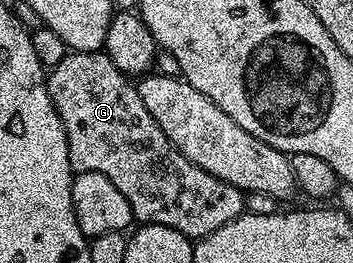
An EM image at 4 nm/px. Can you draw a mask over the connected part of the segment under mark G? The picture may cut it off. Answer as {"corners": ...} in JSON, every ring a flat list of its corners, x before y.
{"corners":[[70,50,65,54,69,55,63,56,62,59,54,65,53,71,51,67,47,75,47,82,49,85,49,96,55,105,55,109,59,113,59,121,63,121,63,129,67,133,69,165,73,168,74,172,94,171,95,173,103,173,107,177,107,181,111,181,111,185,115,185,115,189,119,189,119,193,123,193,123,197,127,197,127,201,133,210,134,220,136,220,138,224,154,223,155,225,167,225,167,229,179,229,179,233,183,233,194,241,204,239,205,236,215,233,215,229,227,225,227,221,238,219,238,217,242,215,245,211,245,195,243,192,235,185,225,183,221,179,216,179,211,173,199,169,199,165,187,161,187,157,183,157,183,153,179,153,179,149,175,149,173,142,163,133,163,129,159,129,155,117,151,117,151,113,147,113,147,105,143,105,143,97,139,97,139,93,137,92,136,86,131,82,130,76,124,75,111,61,111,57,105,54,104,50]]}

